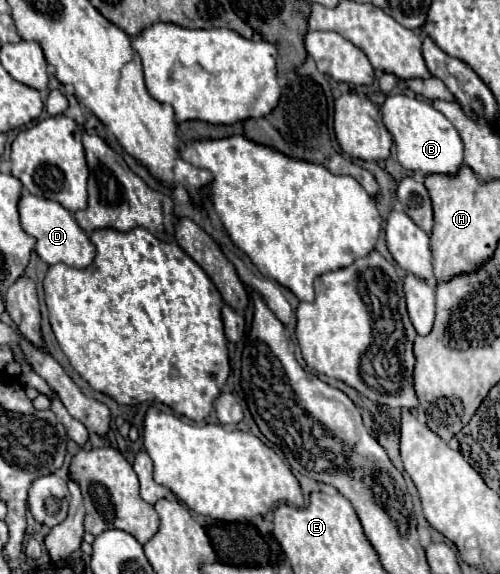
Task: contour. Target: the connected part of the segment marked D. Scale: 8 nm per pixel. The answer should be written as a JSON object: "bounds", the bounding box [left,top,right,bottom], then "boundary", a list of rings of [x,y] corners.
{"bounds":[19,192,95,268],"boundary":[[[23,192],[21,200],[19,200],[19,214],[21,214],[23,230],[29,236],[37,238],[35,252],[39,254],[39,258],[43,262],[47,262],[49,266],[63,262],[73,268],[89,268],[89,264],[93,264],[95,246],[89,240],[89,234],[85,234],[79,228],[77,220],[73,218],[73,214],[67,208],[63,208],[61,204],[57,204],[53,200],[45,200],[45,198],[33,196],[29,192]]]}

